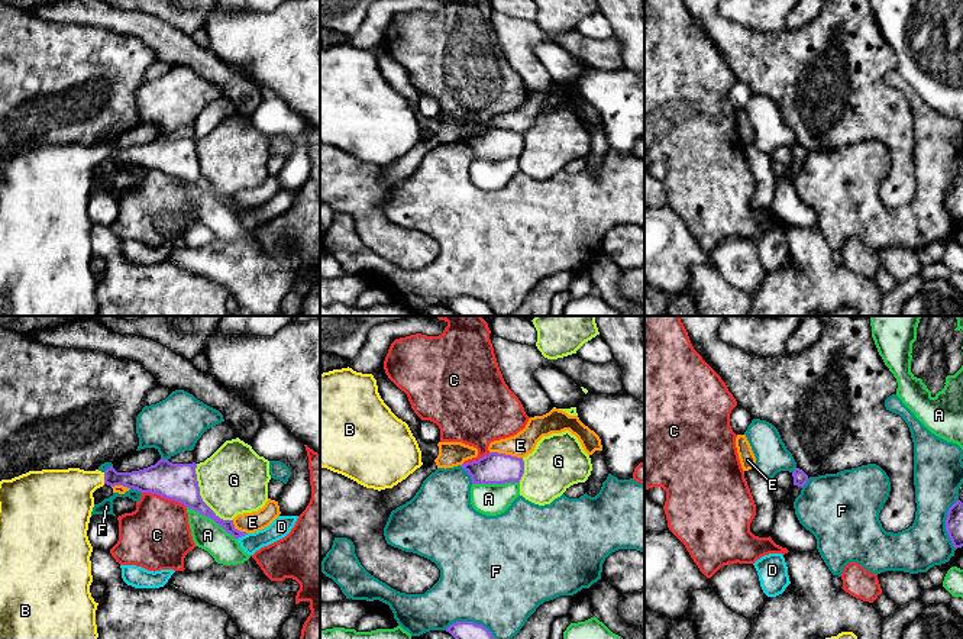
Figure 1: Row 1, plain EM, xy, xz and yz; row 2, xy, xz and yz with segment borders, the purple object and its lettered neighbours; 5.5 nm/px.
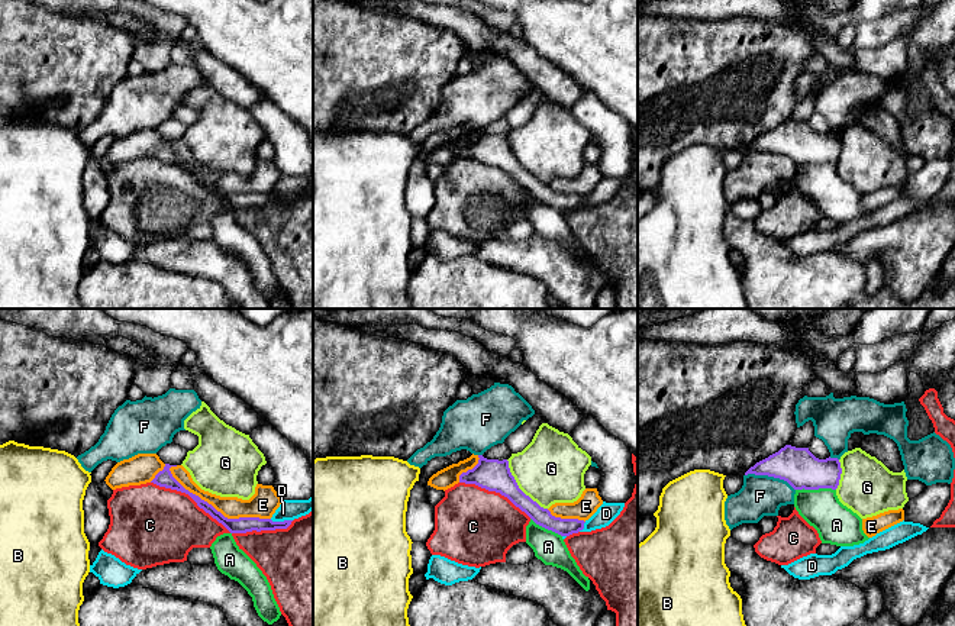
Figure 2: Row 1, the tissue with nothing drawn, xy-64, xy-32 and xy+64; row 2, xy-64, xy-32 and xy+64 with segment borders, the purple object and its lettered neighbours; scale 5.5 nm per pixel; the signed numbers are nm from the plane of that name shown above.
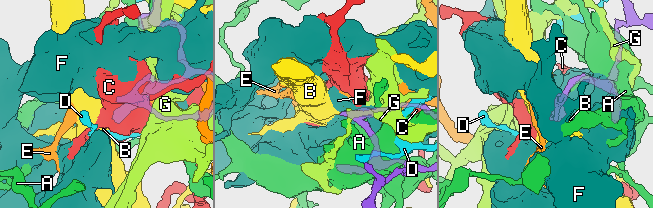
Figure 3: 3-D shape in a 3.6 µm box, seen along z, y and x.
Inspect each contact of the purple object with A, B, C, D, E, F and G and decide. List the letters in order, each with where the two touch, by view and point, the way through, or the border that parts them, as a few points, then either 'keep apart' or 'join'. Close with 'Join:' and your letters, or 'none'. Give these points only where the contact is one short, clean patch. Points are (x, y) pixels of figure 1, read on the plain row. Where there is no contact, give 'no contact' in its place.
A: xy (212, 193) | keep apart
B: xy (104, 154) | across xy (149, 155), (104, 154), (76, 161), (64, 173) | join
C: xy (164, 171) | keep apart
D: xy (242, 210) | keep apart
E: xz (504, 129) | keep apart
F: xz (468, 148) | keep apart
G: xy (200, 173) | along xy (196, 139), (200, 173), (220, 193), (232, 196) | keep apart
Join: B

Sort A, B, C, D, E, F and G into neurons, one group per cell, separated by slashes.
A / B / C / D / E / F / G

